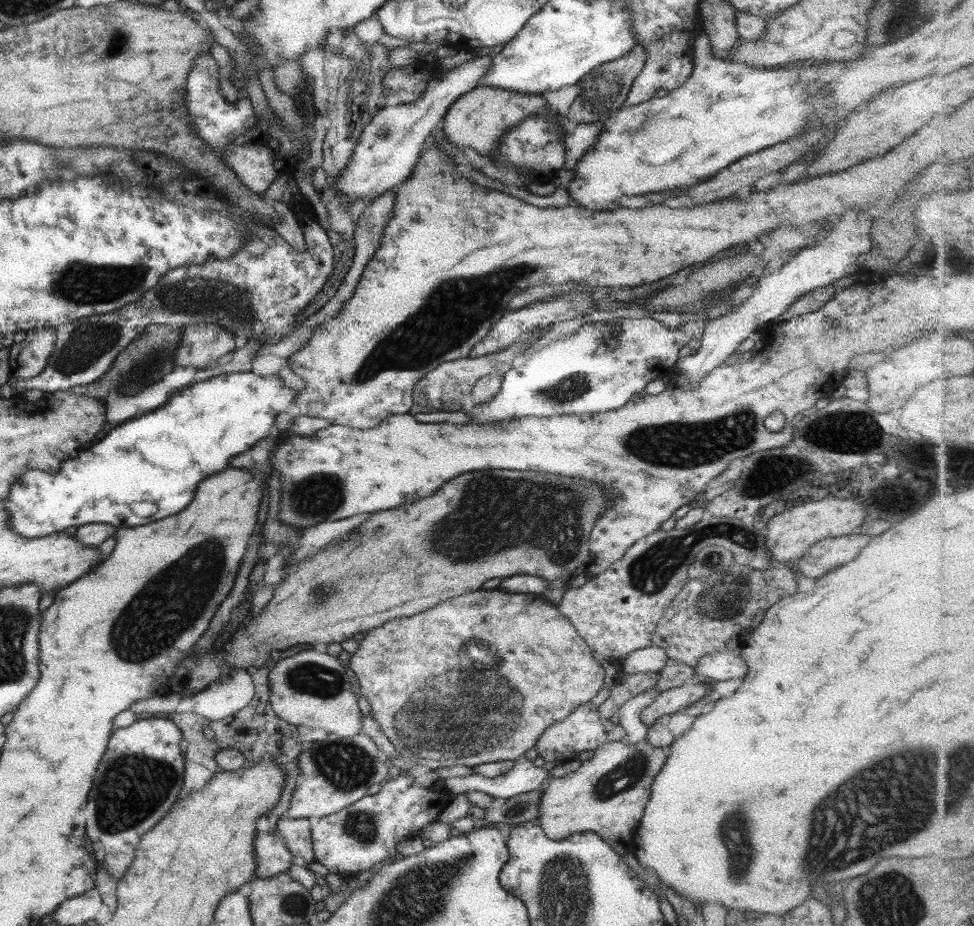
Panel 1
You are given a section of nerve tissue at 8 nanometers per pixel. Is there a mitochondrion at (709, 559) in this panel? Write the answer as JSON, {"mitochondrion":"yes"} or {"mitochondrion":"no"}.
{"mitochondrion":"yes"}

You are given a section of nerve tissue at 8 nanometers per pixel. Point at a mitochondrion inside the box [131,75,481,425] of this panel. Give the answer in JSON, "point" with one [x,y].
{"point":[187,293]}

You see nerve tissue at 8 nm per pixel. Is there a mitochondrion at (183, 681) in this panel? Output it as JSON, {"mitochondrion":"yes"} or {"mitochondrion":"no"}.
{"mitochondrion":"no"}

